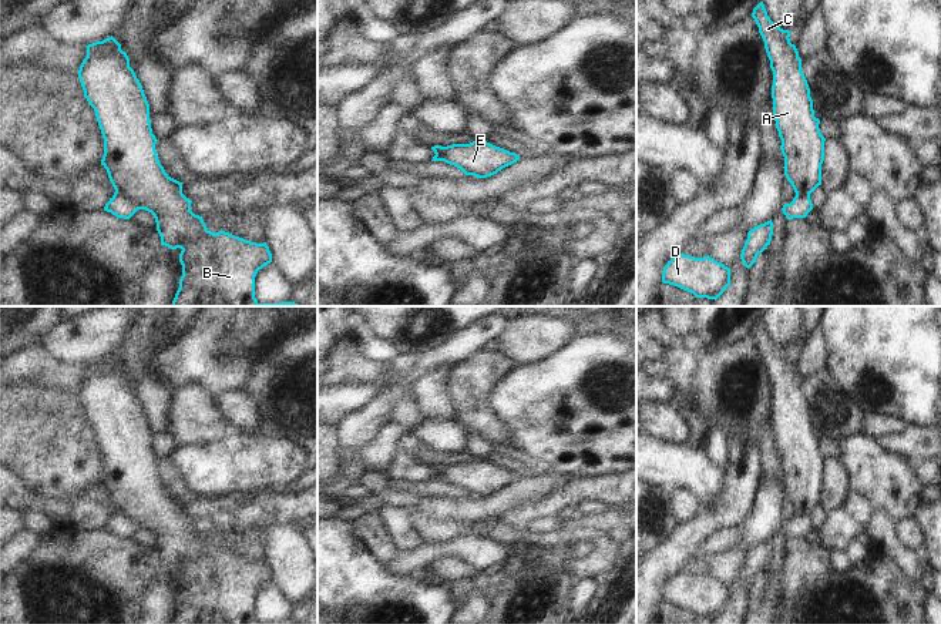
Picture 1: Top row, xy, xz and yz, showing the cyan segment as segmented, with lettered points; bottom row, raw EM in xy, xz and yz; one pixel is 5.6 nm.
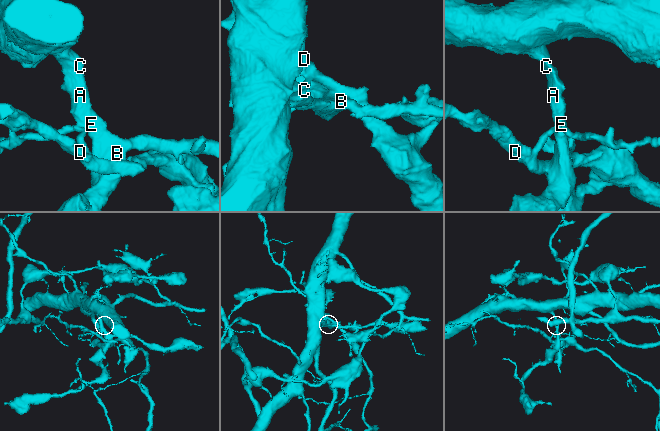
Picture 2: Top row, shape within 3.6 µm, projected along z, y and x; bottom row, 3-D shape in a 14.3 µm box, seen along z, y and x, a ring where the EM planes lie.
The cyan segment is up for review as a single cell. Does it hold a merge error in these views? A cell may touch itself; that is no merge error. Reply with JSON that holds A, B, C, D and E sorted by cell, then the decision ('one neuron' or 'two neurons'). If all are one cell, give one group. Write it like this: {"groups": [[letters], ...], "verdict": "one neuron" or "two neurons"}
{"groups": [["A", "B", "C", "E"], ["D"]], "verdict": "two neurons"}

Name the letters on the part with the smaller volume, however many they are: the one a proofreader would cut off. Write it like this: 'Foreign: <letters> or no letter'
Foreign: D

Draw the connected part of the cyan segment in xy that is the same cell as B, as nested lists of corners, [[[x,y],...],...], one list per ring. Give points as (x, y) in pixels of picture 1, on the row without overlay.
[[[111,355],[85,366],[87,376],[80,385],[78,397],[104,457],[101,484],[117,513],[154,534],[161,564],[182,568],[182,596],[172,624],[259,624],[255,596],[272,581],[266,561],[251,561],[225,550],[214,553],[206,547],[202,536],[191,530],[192,520],[182,513],[184,501],[171,497],[158,479],[149,423],[121,363]]]

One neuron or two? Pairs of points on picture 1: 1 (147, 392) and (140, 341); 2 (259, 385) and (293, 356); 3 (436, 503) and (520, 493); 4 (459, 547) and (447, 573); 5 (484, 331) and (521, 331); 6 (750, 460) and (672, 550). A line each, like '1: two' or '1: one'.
1: one
2: one
3: one
4: two
5: two
6: one

